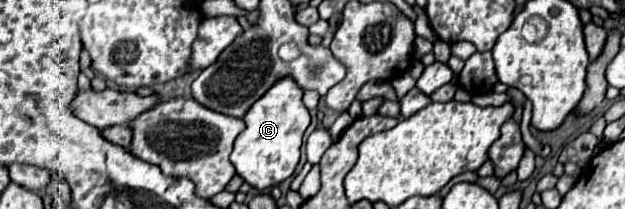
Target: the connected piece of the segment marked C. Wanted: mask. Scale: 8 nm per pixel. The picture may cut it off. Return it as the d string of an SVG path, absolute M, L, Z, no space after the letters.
M279 79L253 107L245 113L247 129L237 137L231 163L237 175L241 175L249 185L257 189L267 189L279 185L283 179L291 177L301 155L303 133L309 127L309 111L303 105L303 89L295 79Z

